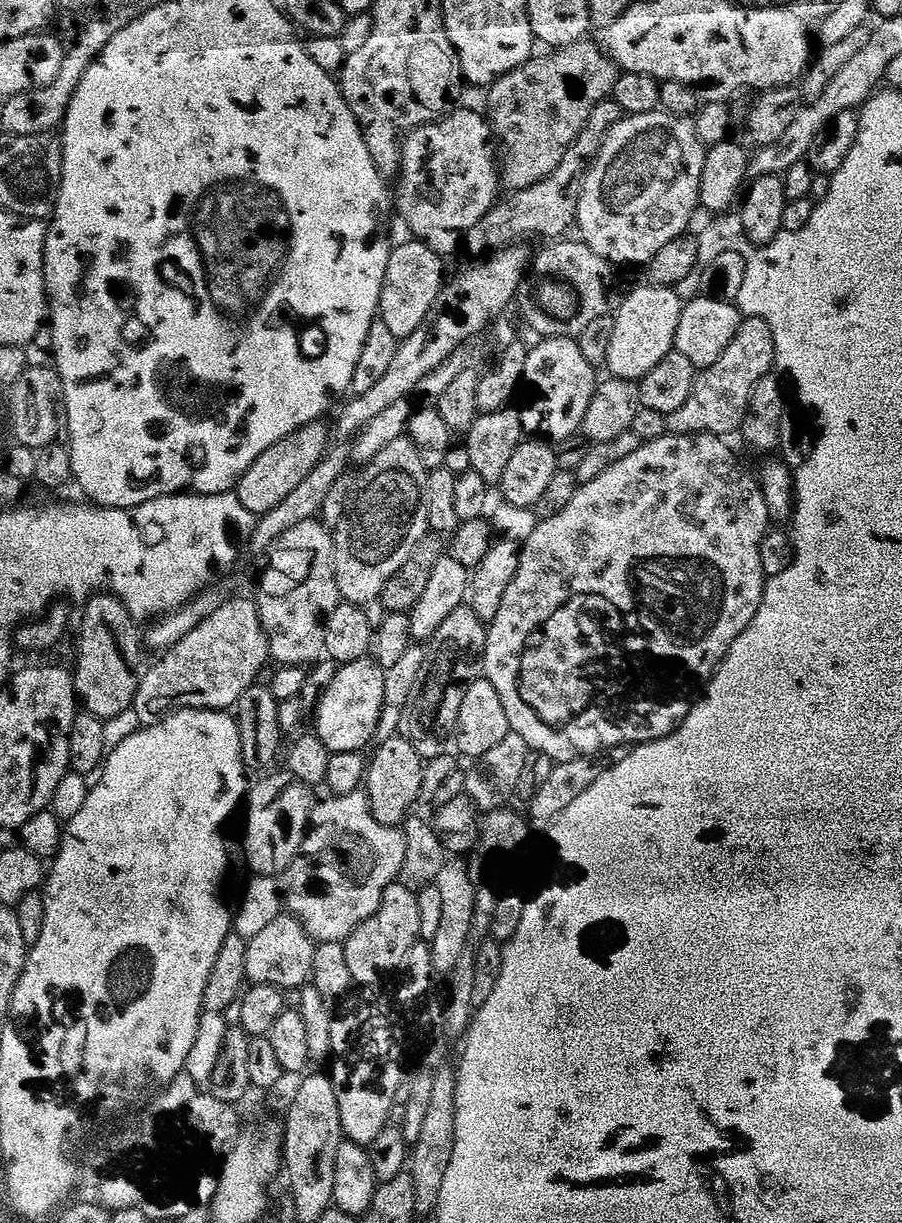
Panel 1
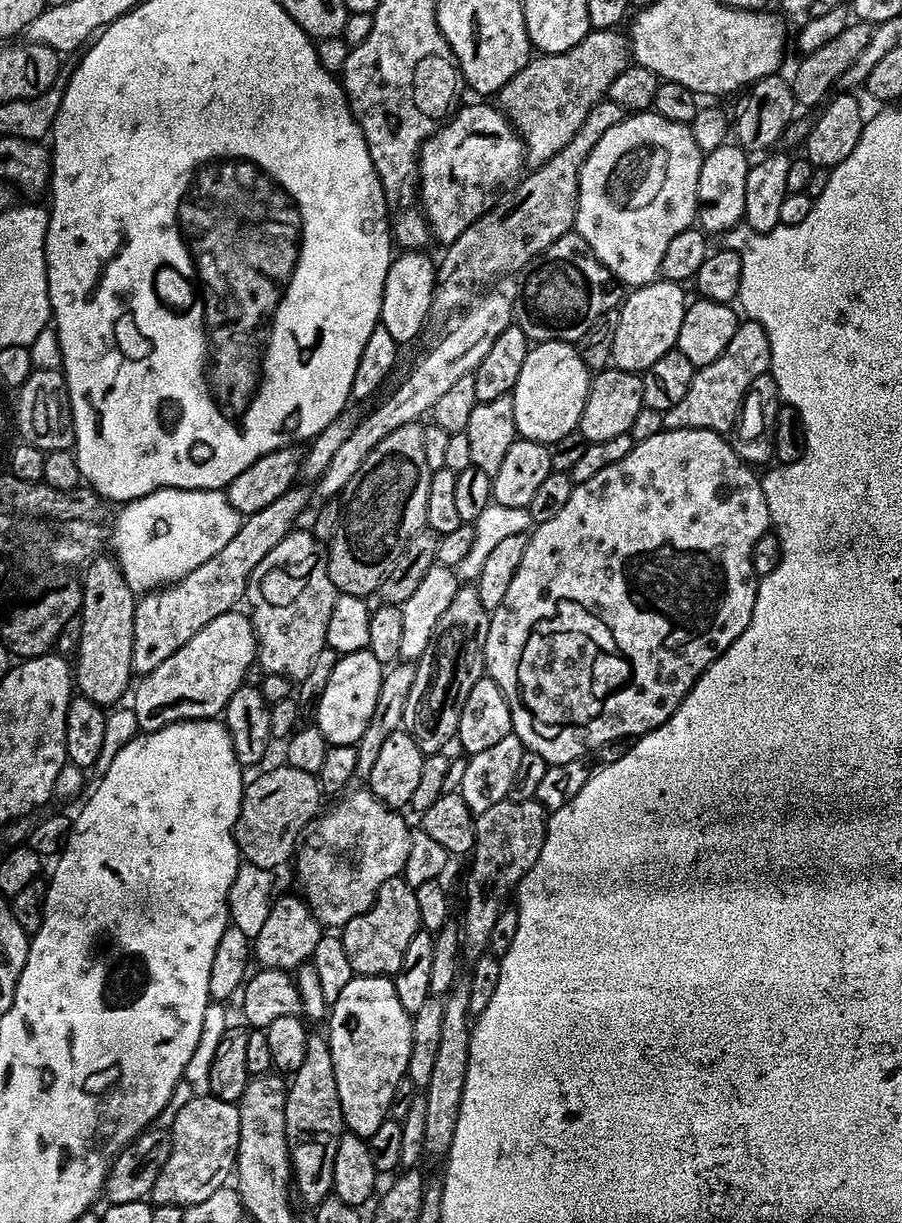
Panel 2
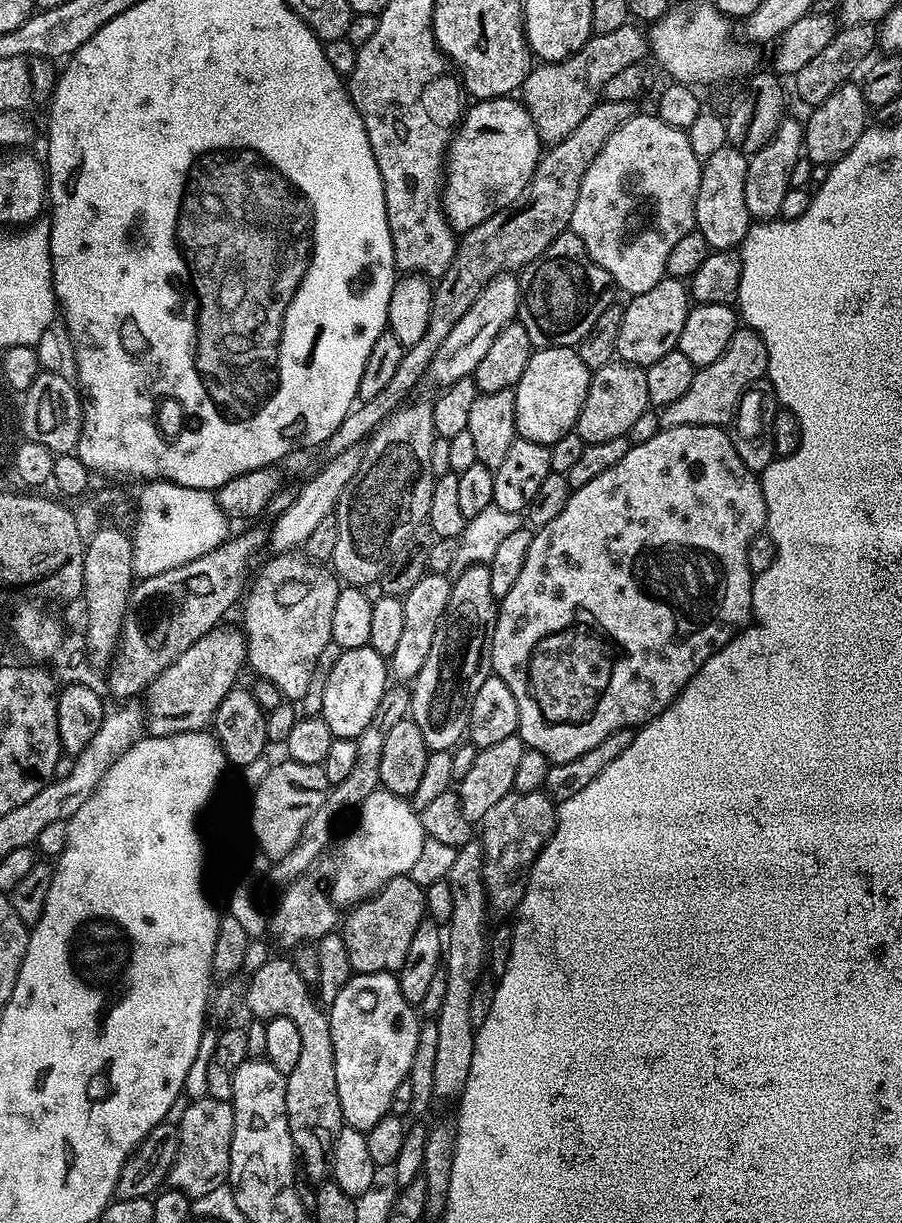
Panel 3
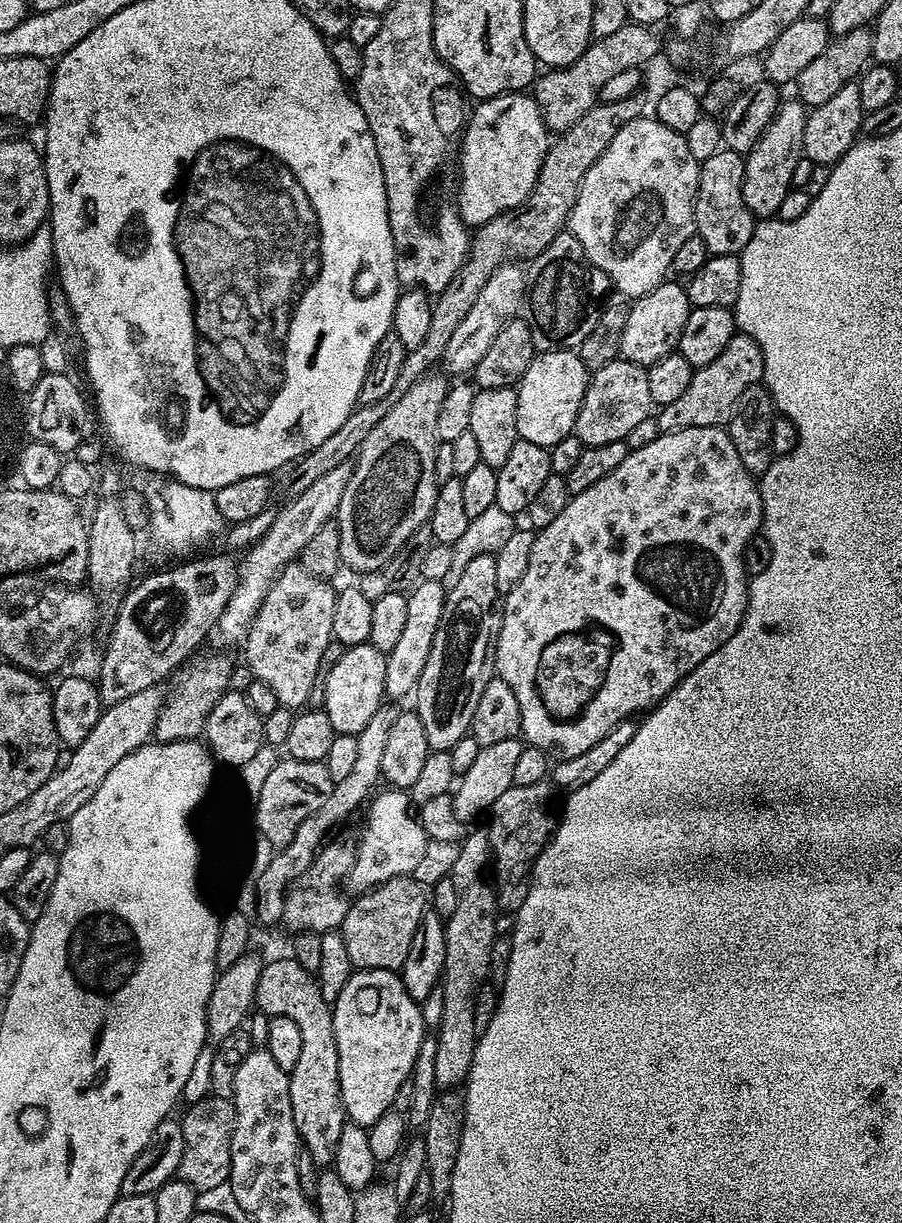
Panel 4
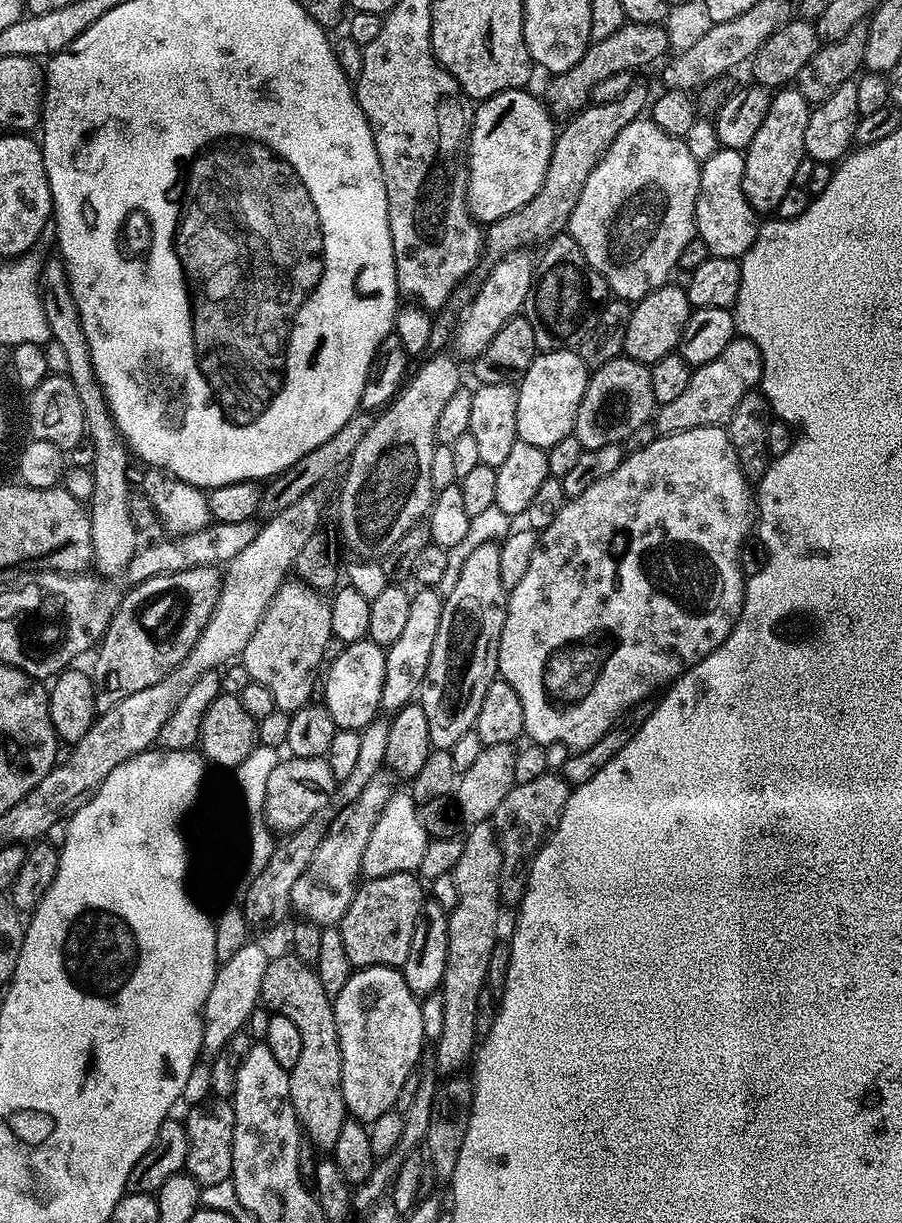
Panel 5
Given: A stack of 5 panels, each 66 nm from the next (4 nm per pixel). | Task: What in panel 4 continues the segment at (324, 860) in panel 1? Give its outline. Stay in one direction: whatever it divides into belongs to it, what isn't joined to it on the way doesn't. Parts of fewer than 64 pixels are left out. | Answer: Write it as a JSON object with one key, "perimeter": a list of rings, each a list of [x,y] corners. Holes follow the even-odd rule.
{"perimeter":[[[404,790],[387,791],[377,791],[367,805],[369,808],[368,821],[364,824],[365,832],[358,839],[354,866],[346,877],[347,887],[352,887],[356,894],[363,894],[369,888],[395,876],[411,874],[422,858],[422,850],[426,850],[428,837],[410,807],[409,793]]]}

